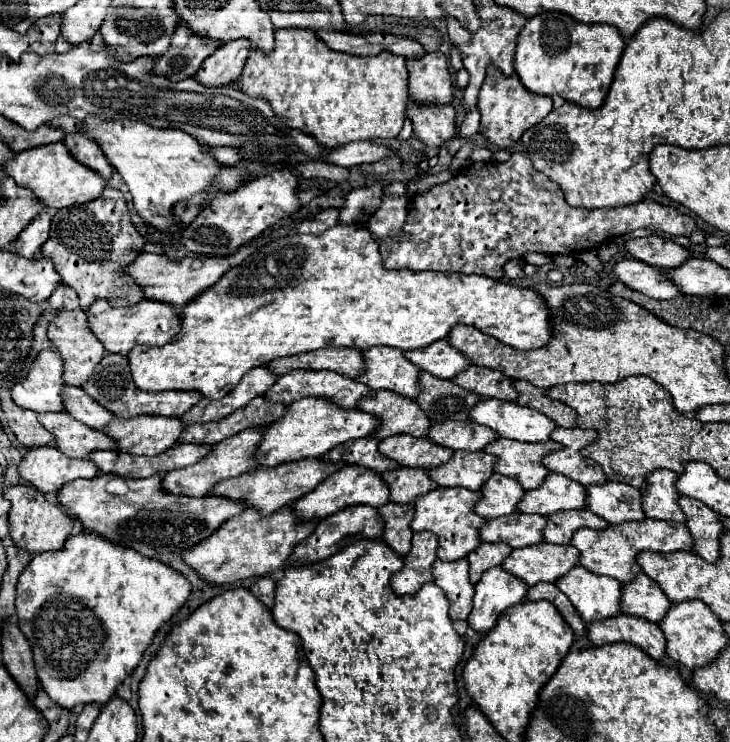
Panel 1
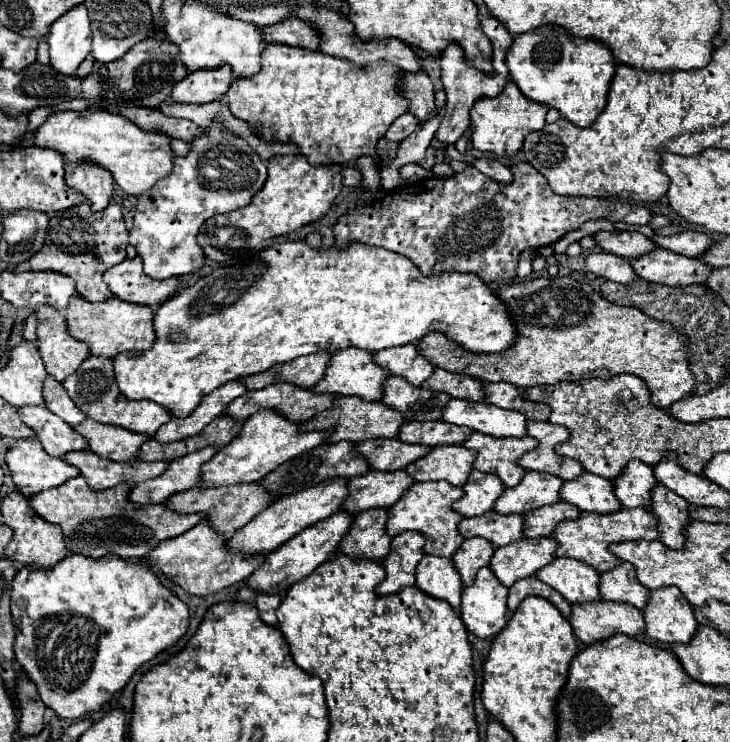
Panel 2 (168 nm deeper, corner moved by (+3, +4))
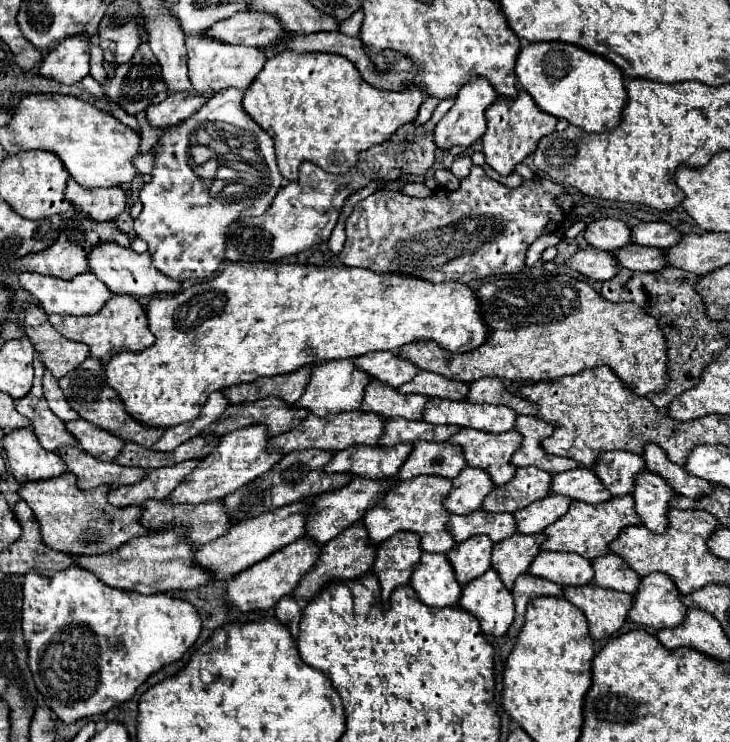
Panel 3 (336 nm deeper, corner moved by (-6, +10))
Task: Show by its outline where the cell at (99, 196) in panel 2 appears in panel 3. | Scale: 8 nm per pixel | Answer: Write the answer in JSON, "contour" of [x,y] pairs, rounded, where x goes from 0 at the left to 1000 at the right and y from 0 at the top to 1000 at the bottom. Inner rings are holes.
{"contour":[[[95,241],[89,265],[103,284],[116,287],[127,298],[158,298],[171,282],[171,257],[166,252],[116,255]]]}

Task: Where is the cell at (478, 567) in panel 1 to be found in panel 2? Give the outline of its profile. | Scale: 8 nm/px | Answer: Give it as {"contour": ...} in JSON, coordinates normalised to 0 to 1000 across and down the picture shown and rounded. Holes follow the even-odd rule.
{"contour":[[[644,724],[638,726],[630,740],[622,745],[619,756],[630,770],[633,786],[641,791],[649,786],[649,778],[658,764],[666,764],[677,748],[677,735],[668,732],[663,724]]]}

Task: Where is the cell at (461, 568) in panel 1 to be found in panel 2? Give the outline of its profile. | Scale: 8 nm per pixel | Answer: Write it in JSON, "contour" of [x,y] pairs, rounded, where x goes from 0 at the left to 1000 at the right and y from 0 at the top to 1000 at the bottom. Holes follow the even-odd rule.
{"contour":[[[581,748],[570,767],[570,791],[597,807],[614,810],[625,826],[630,823],[636,788],[630,772],[616,753]]]}

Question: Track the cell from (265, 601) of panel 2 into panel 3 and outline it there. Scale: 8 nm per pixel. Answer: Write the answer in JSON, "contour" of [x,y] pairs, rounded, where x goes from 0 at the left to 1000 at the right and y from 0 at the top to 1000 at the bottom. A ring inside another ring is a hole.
{"contour":[[[388,805],[377,818],[377,832],[396,848],[396,853],[407,861],[410,858],[410,837],[412,837],[412,821],[410,813],[401,805]]]}

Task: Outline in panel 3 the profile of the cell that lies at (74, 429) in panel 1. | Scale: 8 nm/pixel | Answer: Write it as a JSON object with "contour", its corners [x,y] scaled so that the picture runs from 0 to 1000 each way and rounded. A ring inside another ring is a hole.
{"contour":[[[52,476],[47,478],[45,493],[45,524],[34,535],[21,540],[21,551],[42,567],[45,584],[62,608],[75,608],[84,600],[105,600],[100,586],[95,586],[95,581],[89,578],[86,567],[64,549],[59,538],[58,509],[62,495]]]}

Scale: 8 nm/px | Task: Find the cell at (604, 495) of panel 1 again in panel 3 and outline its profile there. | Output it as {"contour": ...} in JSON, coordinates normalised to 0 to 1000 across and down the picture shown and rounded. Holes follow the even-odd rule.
{"contour":[[[807,629],[760,637],[755,646],[755,664],[766,664],[801,678],[829,678],[837,673],[834,662],[826,659],[826,651],[818,648],[818,640],[812,643],[812,635]]]}

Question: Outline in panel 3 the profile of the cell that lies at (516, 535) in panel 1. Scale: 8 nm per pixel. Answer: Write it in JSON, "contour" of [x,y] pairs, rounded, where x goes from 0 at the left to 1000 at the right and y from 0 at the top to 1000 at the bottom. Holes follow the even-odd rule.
{"contour":[[[648,689],[642,694],[618,694],[612,713],[623,732],[634,732],[648,721],[667,721],[675,732],[684,732],[705,718],[705,699],[700,691]]]}

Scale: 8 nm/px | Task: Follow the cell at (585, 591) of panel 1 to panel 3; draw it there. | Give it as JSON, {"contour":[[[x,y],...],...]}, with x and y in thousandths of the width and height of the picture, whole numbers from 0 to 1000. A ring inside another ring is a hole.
{"contour":[[[741,743],[725,761],[725,775],[752,780],[771,791],[804,788],[812,783],[810,759],[790,745],[758,745]]]}

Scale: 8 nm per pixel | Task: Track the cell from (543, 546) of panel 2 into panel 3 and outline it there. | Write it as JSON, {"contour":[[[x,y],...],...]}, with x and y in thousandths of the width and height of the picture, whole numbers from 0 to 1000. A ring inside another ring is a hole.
{"contour":[[[705,718],[703,724],[678,732],[673,745],[673,764],[684,772],[695,794],[703,794],[705,780],[725,767],[727,756],[738,745],[741,729],[744,729],[744,721]]]}

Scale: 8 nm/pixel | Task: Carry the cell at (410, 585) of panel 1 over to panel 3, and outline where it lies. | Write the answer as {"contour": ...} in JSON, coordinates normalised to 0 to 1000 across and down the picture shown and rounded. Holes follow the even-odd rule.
{"contour":[[[547,716],[516,735],[508,772],[516,778],[522,791],[522,813],[533,813],[541,791],[560,786],[560,778],[574,759],[574,751],[577,740],[574,724],[568,718]]]}

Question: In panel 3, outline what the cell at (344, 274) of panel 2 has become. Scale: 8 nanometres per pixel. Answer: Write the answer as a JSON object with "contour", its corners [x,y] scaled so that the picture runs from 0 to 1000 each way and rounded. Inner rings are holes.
{"contour":[[[385,354],[385,357],[377,357],[374,363],[336,363],[327,357],[314,357],[295,376],[286,376],[281,381],[267,381],[259,389],[251,389],[240,398],[207,403],[201,408],[199,419],[201,419],[204,446],[210,446],[210,451],[212,451],[212,462],[190,476],[160,476],[149,487],[141,489],[141,497],[144,497],[144,511],[147,511],[149,522],[155,522],[160,527],[163,538],[171,546],[171,554],[185,567],[190,567],[201,575],[221,575],[221,578],[229,578],[229,575],[237,575],[237,573],[245,573],[253,567],[264,567],[267,562],[273,562],[278,543],[284,540],[284,535],[292,527],[303,527],[303,524],[330,519],[330,516],[347,516],[355,508],[393,505],[393,503],[404,503],[407,497],[412,497],[418,492],[437,492],[437,489],[459,487],[459,484],[481,484],[481,481],[492,481],[492,478],[500,478],[508,473],[541,473],[541,470],[547,470],[563,460],[574,460],[574,457],[590,457],[601,468],[607,468],[618,476],[648,473],[656,465],[662,465],[667,457],[667,441],[659,433],[651,392],[642,389],[640,384],[632,384],[623,379],[593,384],[588,379],[577,379],[577,376],[560,373],[560,371],[544,371],[544,368],[519,371],[519,368],[511,368],[508,363],[489,363],[489,360],[429,360],[429,357],[388,357]]]}

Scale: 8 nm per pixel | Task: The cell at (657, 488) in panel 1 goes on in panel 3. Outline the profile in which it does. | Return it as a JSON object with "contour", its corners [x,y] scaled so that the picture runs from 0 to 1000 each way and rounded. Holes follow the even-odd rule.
{"contour":[[[826,608],[821,611],[812,637],[837,667],[859,667],[867,662],[867,646],[881,635],[878,613],[862,608]]]}

